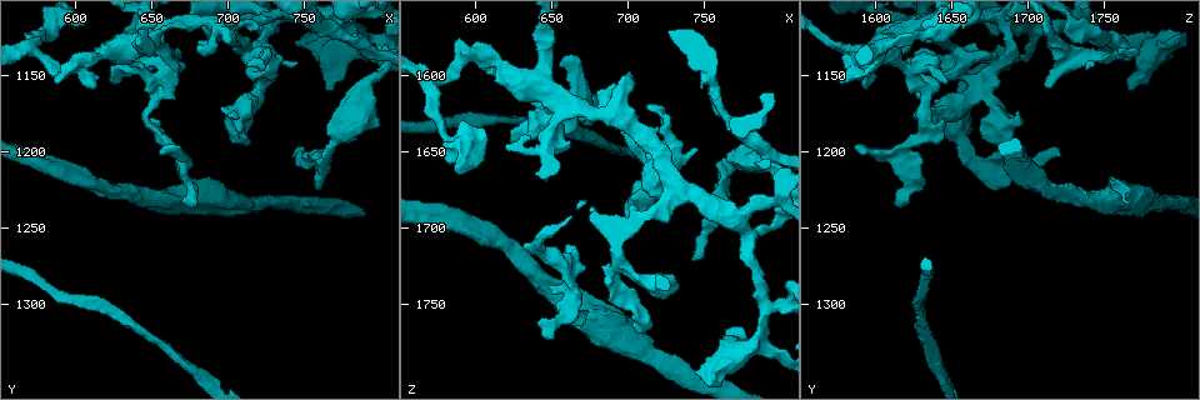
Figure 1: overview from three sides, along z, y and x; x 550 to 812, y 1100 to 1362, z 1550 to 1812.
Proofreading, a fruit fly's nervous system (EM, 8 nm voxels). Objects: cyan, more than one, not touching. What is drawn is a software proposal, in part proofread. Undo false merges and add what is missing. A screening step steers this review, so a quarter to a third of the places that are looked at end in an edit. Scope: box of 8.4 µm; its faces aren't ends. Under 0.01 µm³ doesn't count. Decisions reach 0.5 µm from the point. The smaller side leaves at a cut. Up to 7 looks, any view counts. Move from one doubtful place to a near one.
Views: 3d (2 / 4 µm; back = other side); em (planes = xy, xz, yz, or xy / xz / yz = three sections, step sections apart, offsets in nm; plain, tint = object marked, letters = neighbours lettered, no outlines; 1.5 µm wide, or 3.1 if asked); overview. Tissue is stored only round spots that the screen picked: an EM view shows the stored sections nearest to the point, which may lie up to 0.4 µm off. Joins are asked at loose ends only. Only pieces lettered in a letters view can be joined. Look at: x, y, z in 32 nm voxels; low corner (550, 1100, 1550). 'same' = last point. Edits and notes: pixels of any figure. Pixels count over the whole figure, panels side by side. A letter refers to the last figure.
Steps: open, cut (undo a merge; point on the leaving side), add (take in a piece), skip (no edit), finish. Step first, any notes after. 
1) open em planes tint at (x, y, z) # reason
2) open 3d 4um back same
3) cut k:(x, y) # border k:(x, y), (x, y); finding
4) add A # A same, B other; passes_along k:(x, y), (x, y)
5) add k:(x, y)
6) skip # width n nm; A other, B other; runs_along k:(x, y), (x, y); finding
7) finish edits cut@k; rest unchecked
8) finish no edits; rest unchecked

open 3d 4um at (768, 1194, 1656) # thick turns thin

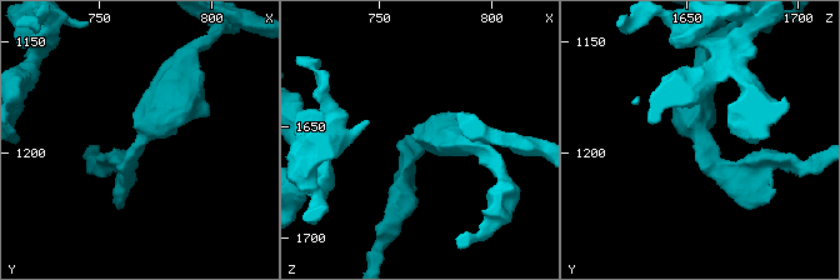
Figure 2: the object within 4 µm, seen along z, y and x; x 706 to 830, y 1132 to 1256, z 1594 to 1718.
open em planes letters at (769, 1195, 1656) # arm_widths 240, 480 nm; now the EM

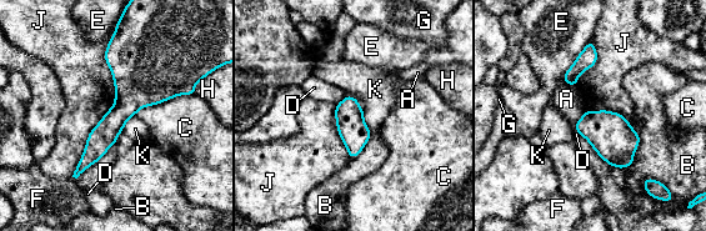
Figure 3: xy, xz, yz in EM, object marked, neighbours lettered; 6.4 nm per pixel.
skip # longest_contact J 1000 nm; A other, B other, C other, D other, E other, F other, G other, H other, J other, K other; continuous, no second cell

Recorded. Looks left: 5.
open em planes letters at (778, 1120, 1704) # four or more arms meet

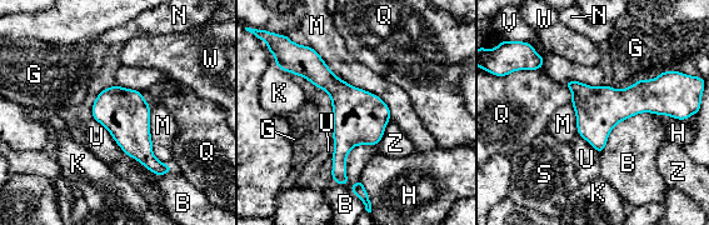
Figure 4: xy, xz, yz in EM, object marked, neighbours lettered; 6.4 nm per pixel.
skip # B other, G other, H other, K other, M other, N other, Q other, S other, U other, V other, W other, Z other; runs_along 4:(310, 53), (343, 96), (340, 176), (359, 185); continuous, no second cell

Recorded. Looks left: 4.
open em planes plain at (746, 1128, 1794) # an open end

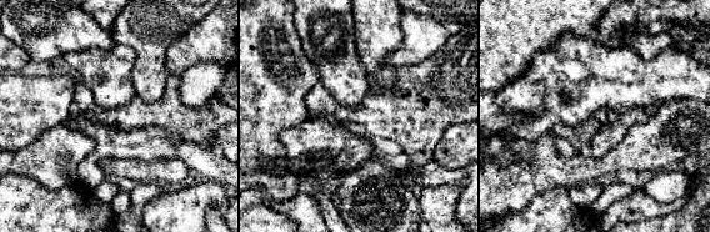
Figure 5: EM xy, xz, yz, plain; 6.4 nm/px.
open em planes letters same

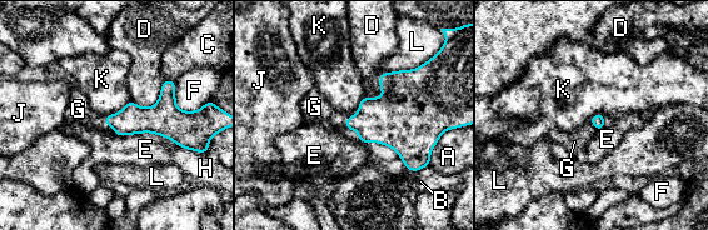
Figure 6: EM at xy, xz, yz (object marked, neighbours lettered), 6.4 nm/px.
add G # A other, B other, C other, D other, E other, F other, G same, H other, J other, K other, L other; passes_along 6:(387, 119), (348, 118), (314, 106); it goes on there

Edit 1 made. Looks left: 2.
finish edits add@6; rest unchecked

